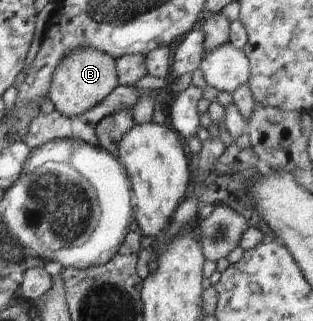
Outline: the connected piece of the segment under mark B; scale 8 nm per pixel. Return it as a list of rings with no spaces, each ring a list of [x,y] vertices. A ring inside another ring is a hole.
[[[82,47],[69,53],[53,73],[48,96],[57,111],[68,118],[86,113],[97,106],[118,84],[116,60],[93,47]]]

